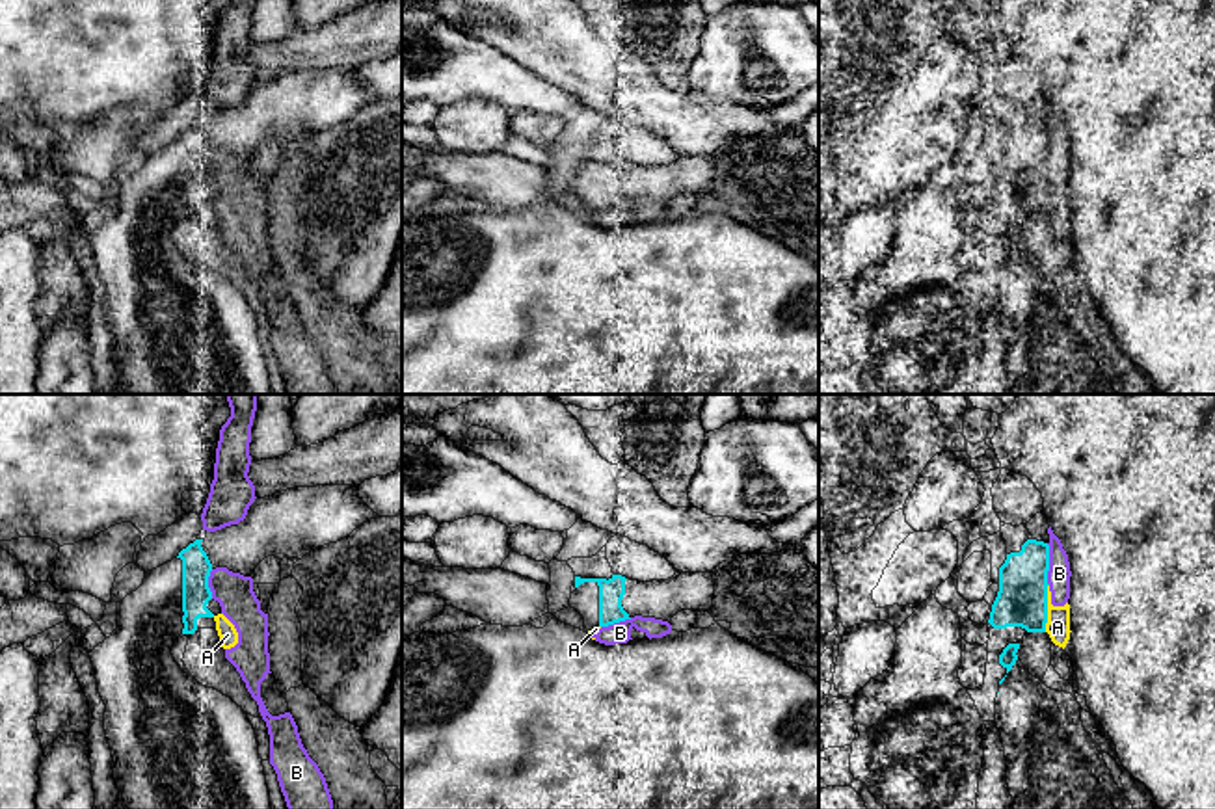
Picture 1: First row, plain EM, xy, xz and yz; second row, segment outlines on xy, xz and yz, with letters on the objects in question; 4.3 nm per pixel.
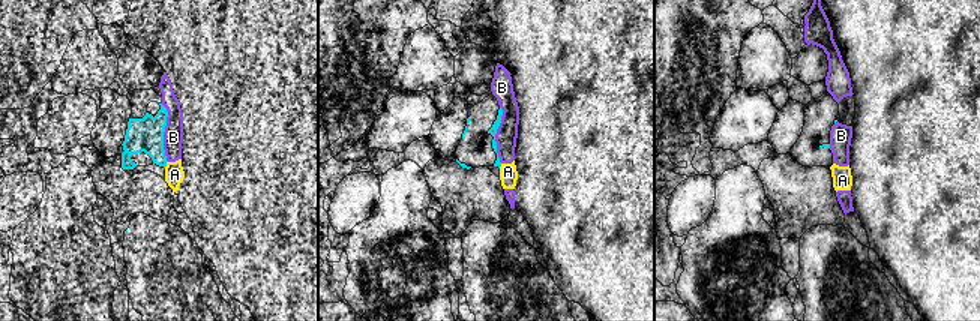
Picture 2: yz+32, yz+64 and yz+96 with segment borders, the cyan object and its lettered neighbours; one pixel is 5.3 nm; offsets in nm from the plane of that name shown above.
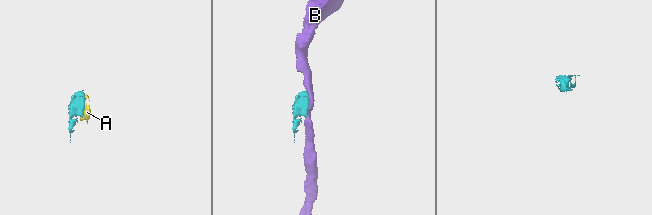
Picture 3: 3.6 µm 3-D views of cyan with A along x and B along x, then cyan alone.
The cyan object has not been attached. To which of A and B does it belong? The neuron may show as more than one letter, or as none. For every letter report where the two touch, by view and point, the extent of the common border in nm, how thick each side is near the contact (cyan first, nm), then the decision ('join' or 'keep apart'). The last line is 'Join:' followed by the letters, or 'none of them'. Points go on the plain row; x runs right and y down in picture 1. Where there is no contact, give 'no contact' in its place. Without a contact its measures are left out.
A: yz (1046, 192) | 200 nm | 220/100 nm | keep apart
B: yz (1048, 147) | 180 nm | 220/100 nm | keep apart
Join: none of them

